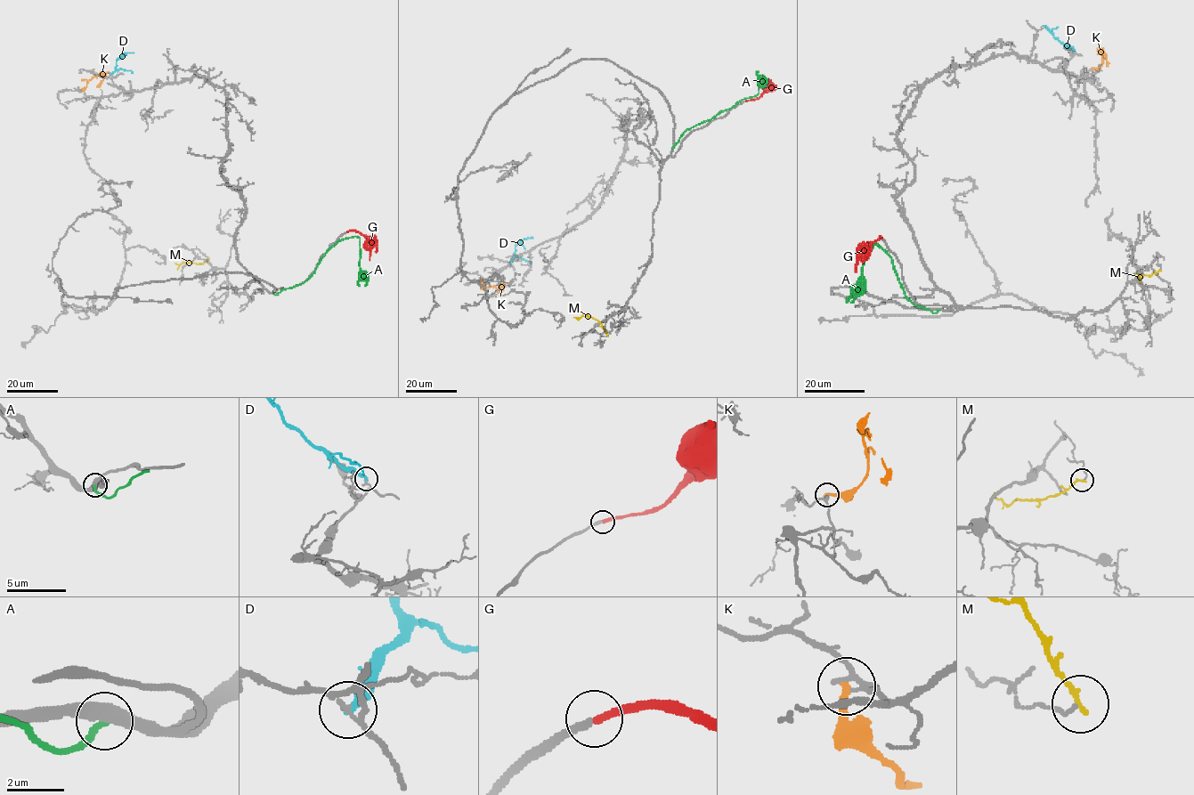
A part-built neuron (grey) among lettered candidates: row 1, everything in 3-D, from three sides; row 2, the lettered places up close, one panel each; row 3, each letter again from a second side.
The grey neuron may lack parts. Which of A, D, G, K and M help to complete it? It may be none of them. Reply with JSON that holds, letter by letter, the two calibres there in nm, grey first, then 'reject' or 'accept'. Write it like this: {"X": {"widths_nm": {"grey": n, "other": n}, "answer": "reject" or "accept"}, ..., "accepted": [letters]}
{"A": {"widths_nm": {"grey": 480, "other": 220}, "answer": "reject"}, "D": {"widths_nm": {"grey": 120, "other": 300}, "answer": "reject"}, "G": {"widths_nm": {"grey": 260, "other": 280}, "answer": "accept"}, "K": {"widths_nm": {"grey": 140, "other": 280}, "answer": "reject"}, "M": {"widths_nm": {"grey": 110, "other": 200}, "answer": "reject"}, "accepted": ["G"]}

